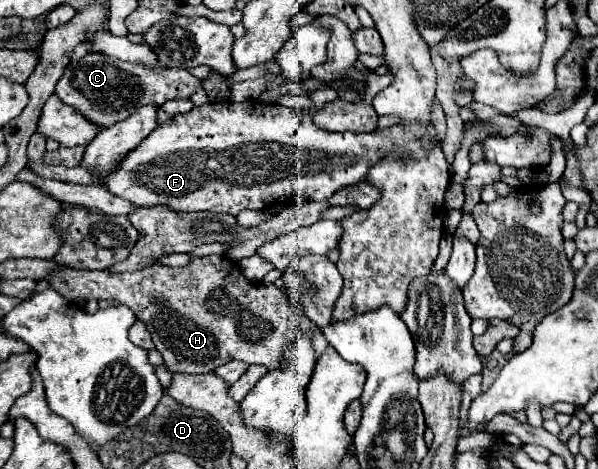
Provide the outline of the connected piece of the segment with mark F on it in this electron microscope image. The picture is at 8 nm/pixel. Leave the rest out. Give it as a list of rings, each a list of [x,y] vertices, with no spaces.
[[[204,103],[184,115],[174,115],[168,123],[158,125],[108,177],[102,179],[102,183],[110,193],[140,207],[164,205],[176,213],[214,211],[238,215],[244,209],[258,211],[278,203],[292,203],[294,199],[328,201],[338,189],[364,181],[368,169],[372,169],[376,161],[382,161],[384,153],[388,153],[394,143],[400,145],[400,149],[408,149],[412,157],[424,157],[428,141],[432,141],[432,145],[440,145],[434,125],[408,125],[408,129],[404,129],[404,125],[392,125],[374,133],[330,133],[318,129],[312,123],[310,113],[274,103]]]

